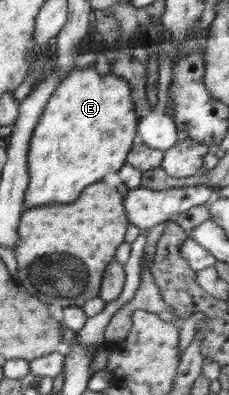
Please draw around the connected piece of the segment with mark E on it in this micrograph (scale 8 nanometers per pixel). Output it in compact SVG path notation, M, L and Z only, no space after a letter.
M92 64L73 69L59 82L57 90L45 104L29 140L29 182L22 204L25 211L42 205L73 203L89 185L102 182L107 173L117 172L126 166L127 153L131 149L131 141L135 139L135 127L139 127L132 93L127 79L111 73L102 77Z

